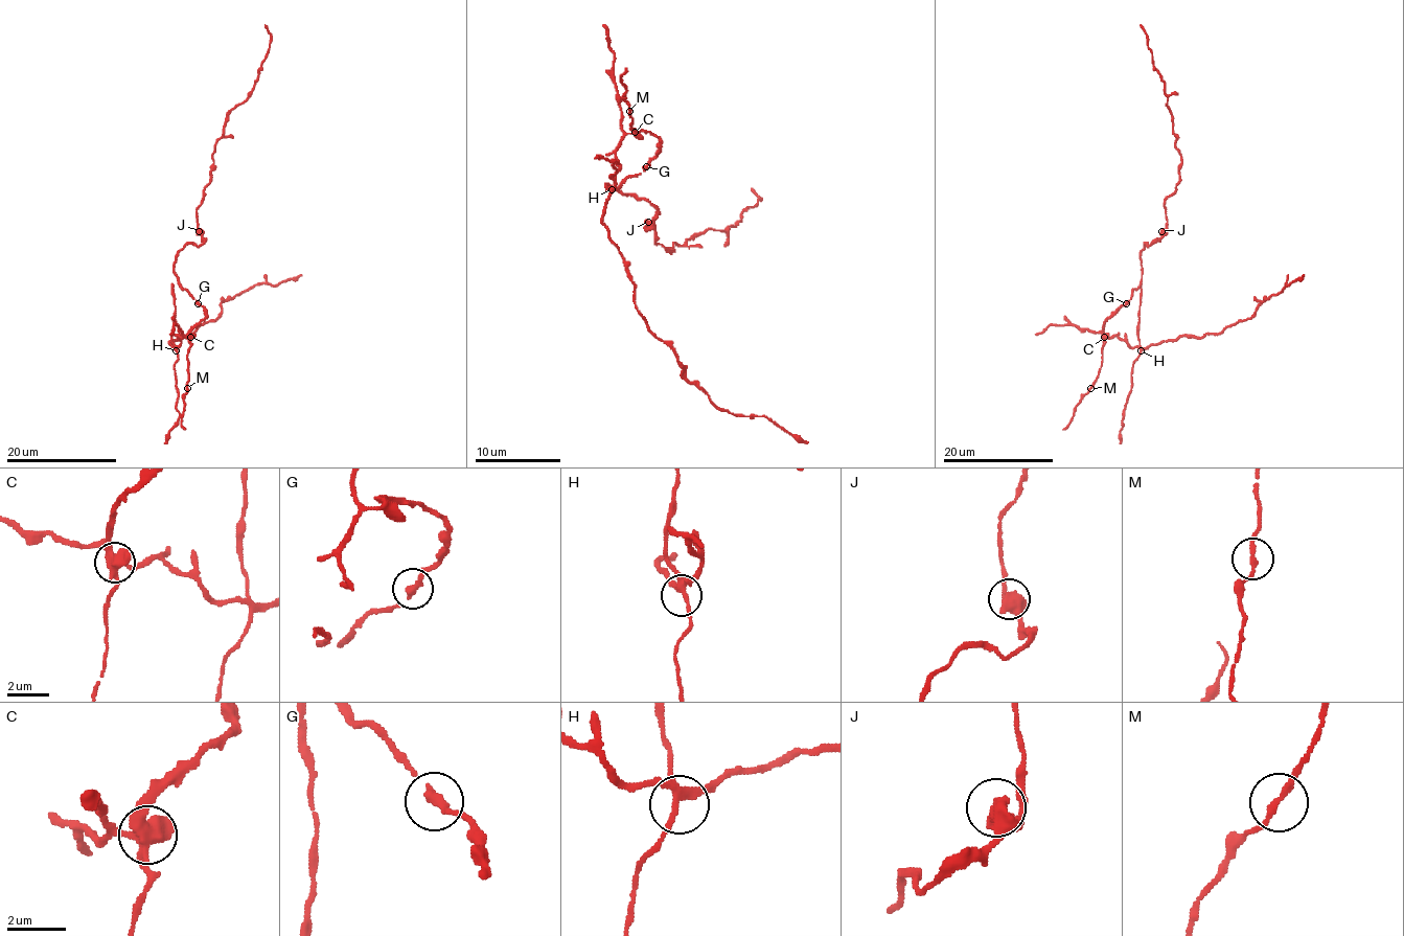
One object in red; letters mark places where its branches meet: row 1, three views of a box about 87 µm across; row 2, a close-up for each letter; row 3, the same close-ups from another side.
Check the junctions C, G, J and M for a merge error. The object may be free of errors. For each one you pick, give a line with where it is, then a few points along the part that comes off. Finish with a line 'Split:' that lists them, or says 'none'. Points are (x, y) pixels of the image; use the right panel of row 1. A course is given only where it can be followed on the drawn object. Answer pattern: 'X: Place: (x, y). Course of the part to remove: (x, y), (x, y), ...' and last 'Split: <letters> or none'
C: Place: (1104, 337). Course of the part to remove: (1104, 337), (1117, 336), (1131, 346), (1144, 348), (1182, 336), (1217, 335), (1250, 318), (1264, 300), (1304, 275)
Split: C

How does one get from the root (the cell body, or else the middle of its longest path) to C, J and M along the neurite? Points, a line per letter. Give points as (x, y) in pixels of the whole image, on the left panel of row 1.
C: (193, 298), (204, 307), (206, 316), (190, 332), (190, 337)
J: (193, 298), (178, 284), (174, 261), (186, 245), (199, 246), (204, 242), (199, 231)
M: (193, 298), (204, 307), (206, 316), (190, 332), (186, 388)

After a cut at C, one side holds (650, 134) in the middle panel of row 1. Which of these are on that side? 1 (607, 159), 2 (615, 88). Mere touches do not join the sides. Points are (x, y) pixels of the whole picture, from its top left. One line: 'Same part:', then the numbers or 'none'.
Same part: none

